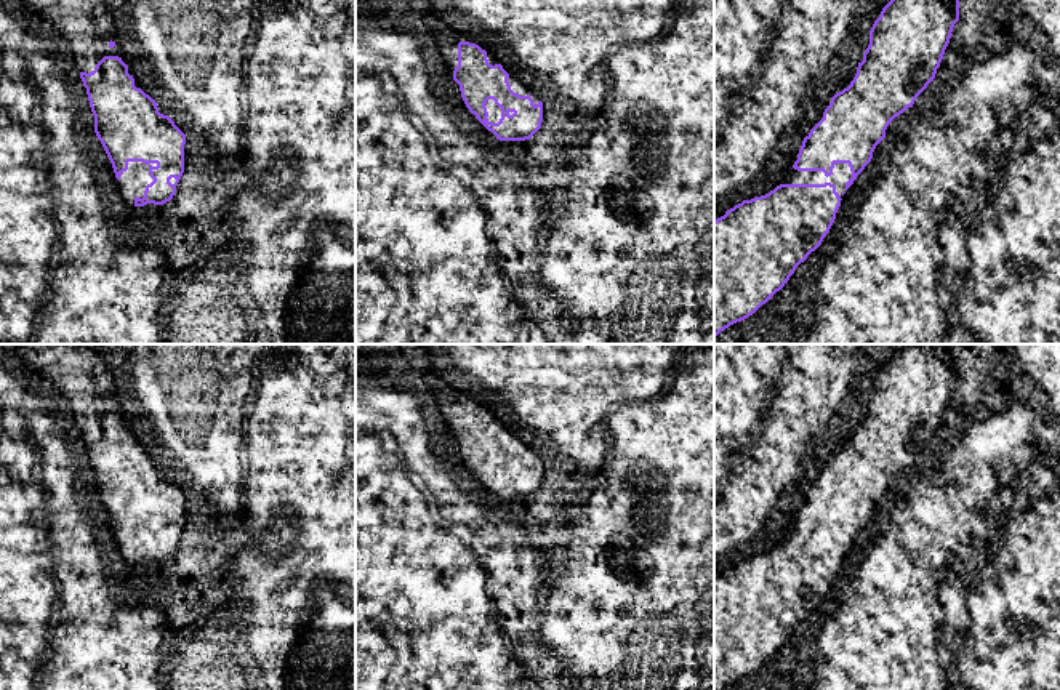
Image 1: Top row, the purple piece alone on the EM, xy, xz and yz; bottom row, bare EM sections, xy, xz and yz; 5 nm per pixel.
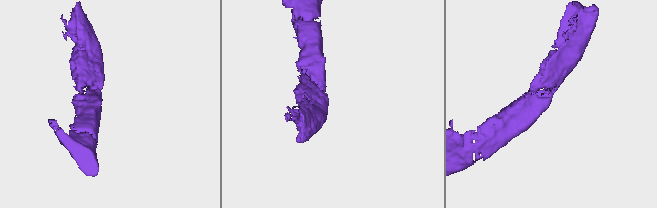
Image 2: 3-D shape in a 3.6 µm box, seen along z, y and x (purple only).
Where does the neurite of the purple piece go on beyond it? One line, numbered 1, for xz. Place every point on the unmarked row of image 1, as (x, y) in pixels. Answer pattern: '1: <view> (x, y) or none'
1: none

